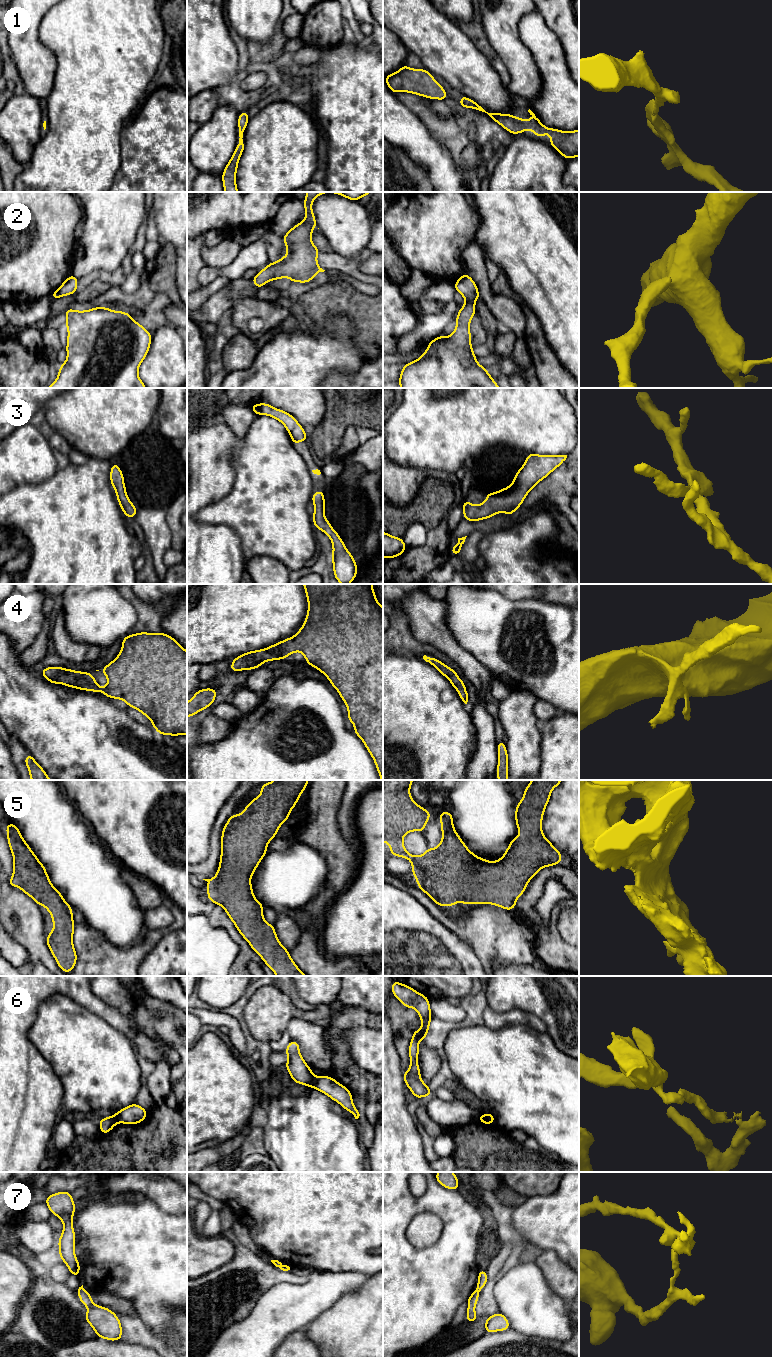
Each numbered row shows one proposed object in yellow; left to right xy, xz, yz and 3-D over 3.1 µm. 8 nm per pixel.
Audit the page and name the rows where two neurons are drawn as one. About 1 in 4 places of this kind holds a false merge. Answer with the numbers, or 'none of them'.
6, 7

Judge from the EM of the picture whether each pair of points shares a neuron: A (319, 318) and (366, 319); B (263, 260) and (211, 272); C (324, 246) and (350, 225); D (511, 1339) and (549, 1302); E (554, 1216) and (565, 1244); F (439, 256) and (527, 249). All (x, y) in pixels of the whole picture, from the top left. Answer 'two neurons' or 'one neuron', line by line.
A: one neuron
B: one neuron
C: two neurons
D: two neurons
E: one neuron
F: two neurons

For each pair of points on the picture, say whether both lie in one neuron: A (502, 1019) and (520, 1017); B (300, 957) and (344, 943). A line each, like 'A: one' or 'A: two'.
A: one
B: two

